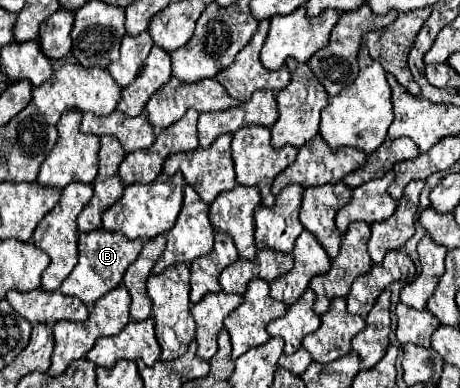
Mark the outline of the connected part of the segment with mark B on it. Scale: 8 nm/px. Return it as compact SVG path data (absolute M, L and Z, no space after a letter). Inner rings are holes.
M95 229L89 233L79 235L79 263L71 271L71 275L61 283L61 293L69 297L83 299L85 305L95 303L99 297L103 297L107 291L119 287L123 281L125 269L139 257L143 247L141 239L129 241L121 233L109 233L105 229Z

